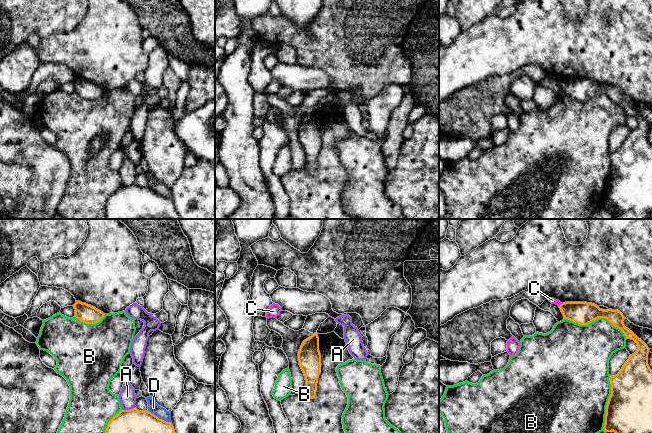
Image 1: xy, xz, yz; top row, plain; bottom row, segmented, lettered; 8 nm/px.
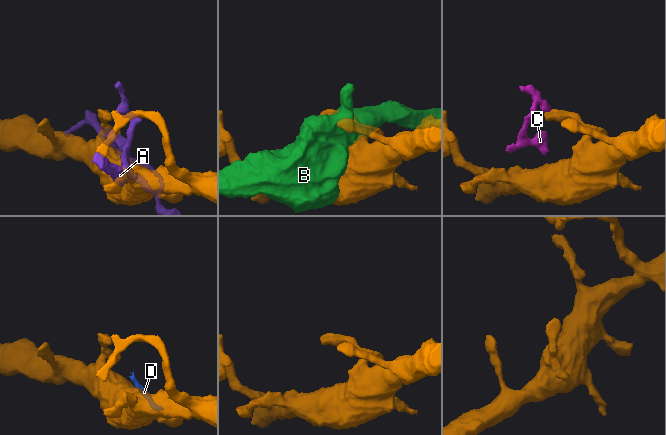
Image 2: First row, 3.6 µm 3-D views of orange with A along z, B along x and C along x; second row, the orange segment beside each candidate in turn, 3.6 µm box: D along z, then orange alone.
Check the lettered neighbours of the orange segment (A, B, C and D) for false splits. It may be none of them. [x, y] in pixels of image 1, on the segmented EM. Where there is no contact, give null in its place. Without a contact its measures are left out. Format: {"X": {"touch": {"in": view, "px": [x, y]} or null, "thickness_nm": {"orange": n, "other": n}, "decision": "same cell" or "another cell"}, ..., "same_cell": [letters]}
{"A": {"touch": {"in": "xy", "px": [128, 410]}, "thickness_nm": {"orange": 190, "other": 140}, "decision": "another cell"}, "B": {"touch": {"in": "yz", "px": [597, 318]}, "thickness_nm": {"orange": 190, "other": 380}, "decision": "another cell"}, "C": {"touch": {"in": "yz", "px": [560, 305]}, "thickness_nm": {"orange": 190, "other": 50}, "decision": "another cell"}, "D": {"touch": {"in": "xy", "px": [158, 418]}, "thickness_nm": {"orange": 190, "other": 90}, "decision": "another cell"}, "same_cell": []}

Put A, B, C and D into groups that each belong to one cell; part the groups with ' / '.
A / B / C D

